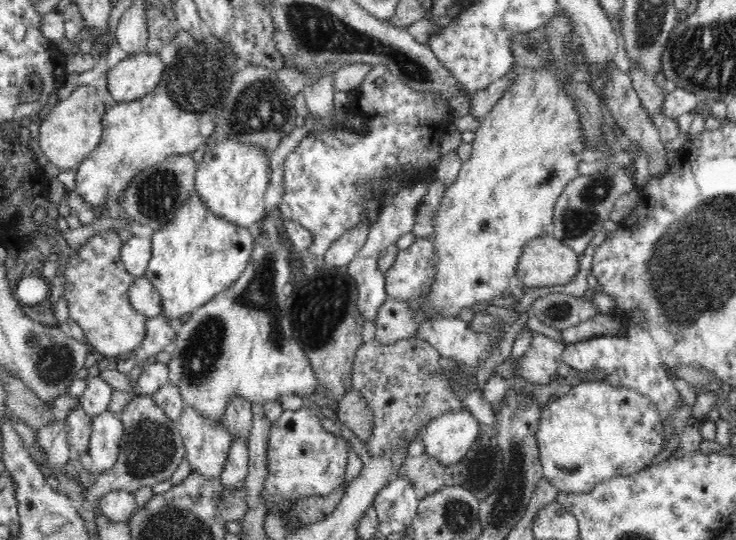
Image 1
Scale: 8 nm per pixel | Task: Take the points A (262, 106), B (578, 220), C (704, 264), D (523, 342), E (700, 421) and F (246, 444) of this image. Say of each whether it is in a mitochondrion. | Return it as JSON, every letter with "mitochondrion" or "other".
{"A":"mitochondrion","B":"mitochondrion","C":"mitochondrion","D":"other","E":"other","F":"other"}

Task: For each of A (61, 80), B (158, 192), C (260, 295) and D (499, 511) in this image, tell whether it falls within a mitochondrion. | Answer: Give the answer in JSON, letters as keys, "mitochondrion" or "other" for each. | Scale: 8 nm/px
{"A":"other","B":"mitochondrion","C":"mitochondrion","D":"mitochondrion"}

